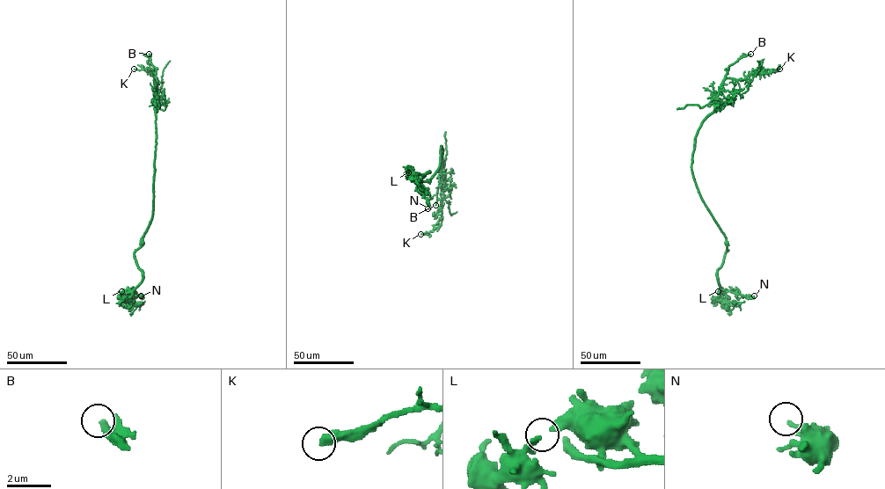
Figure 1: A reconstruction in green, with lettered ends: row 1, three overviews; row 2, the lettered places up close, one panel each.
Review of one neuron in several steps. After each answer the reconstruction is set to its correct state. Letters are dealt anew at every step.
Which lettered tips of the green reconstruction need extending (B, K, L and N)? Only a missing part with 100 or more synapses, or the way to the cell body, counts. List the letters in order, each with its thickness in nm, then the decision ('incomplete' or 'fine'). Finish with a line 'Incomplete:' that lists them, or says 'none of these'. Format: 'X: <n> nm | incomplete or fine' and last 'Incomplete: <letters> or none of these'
B: 320 nm | incomplete
K: 360 nm | fine
L: 200 nm | fine
N: 190 nm | fine
Incomplete: B

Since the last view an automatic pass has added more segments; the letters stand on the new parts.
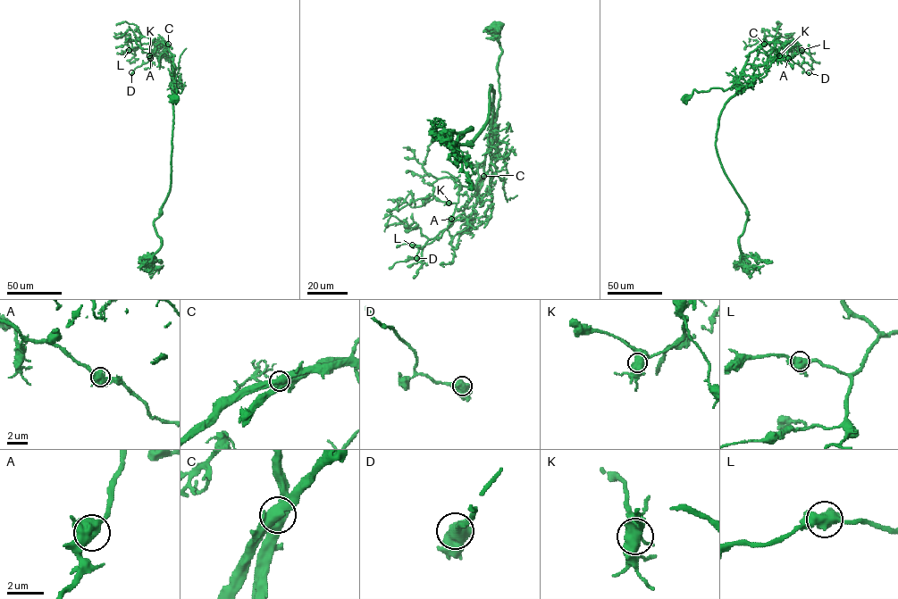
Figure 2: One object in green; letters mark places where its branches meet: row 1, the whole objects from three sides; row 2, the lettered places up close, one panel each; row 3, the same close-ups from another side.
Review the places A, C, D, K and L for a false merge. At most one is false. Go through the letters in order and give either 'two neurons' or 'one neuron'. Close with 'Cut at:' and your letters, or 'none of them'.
A: one neuron
C: two neurons
D: one neuron
K: one neuron
L: one neuron
Cut at: C

